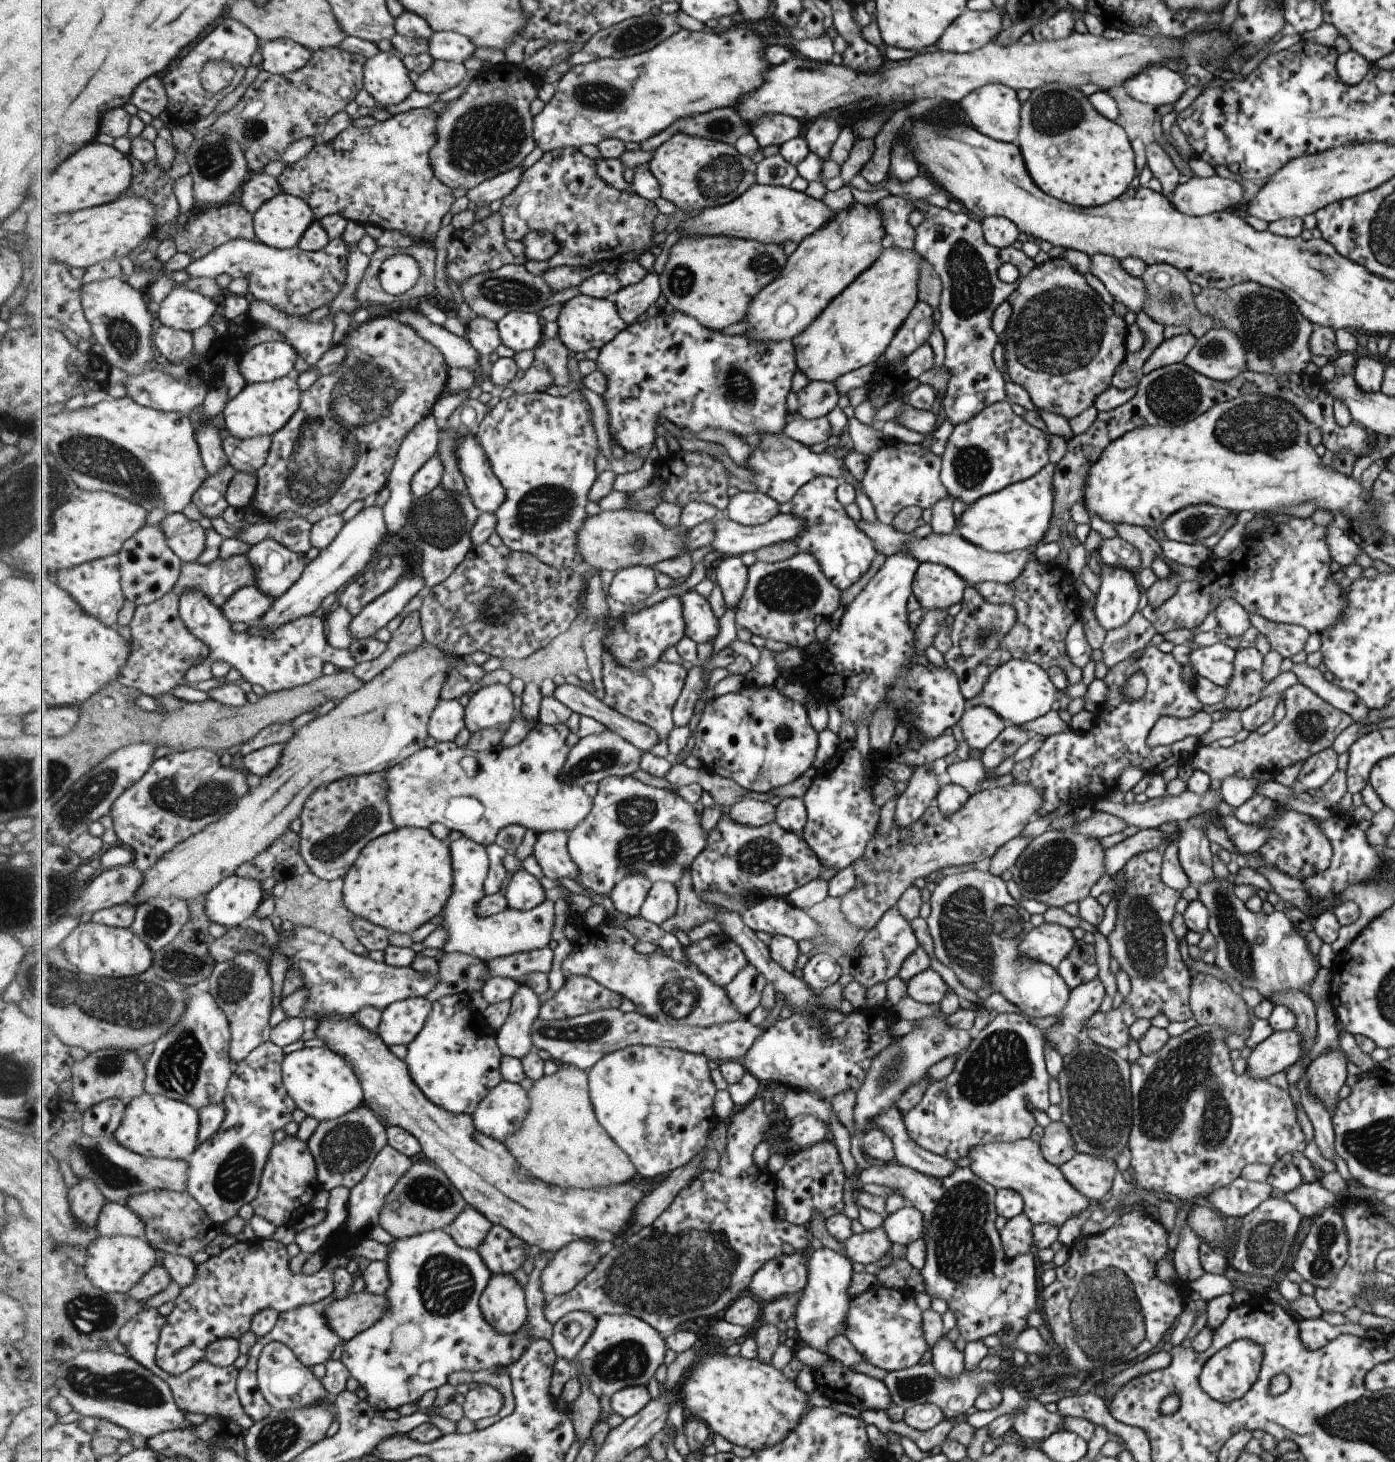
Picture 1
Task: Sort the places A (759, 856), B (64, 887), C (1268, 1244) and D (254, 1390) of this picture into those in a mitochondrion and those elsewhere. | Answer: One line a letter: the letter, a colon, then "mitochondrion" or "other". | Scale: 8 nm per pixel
A: mitochondrion
B: mitochondrion
C: mitochondrion
D: other

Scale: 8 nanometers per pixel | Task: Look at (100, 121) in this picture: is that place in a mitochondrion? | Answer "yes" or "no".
no

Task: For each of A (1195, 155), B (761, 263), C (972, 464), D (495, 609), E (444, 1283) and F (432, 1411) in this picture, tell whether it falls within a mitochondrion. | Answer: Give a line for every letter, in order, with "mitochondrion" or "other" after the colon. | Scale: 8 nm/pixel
A: other
B: mitochondrion
C: mitochondrion
D: mitochondrion
E: mitochondrion
F: other

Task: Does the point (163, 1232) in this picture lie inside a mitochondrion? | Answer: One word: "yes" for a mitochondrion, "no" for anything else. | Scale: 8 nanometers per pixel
no

